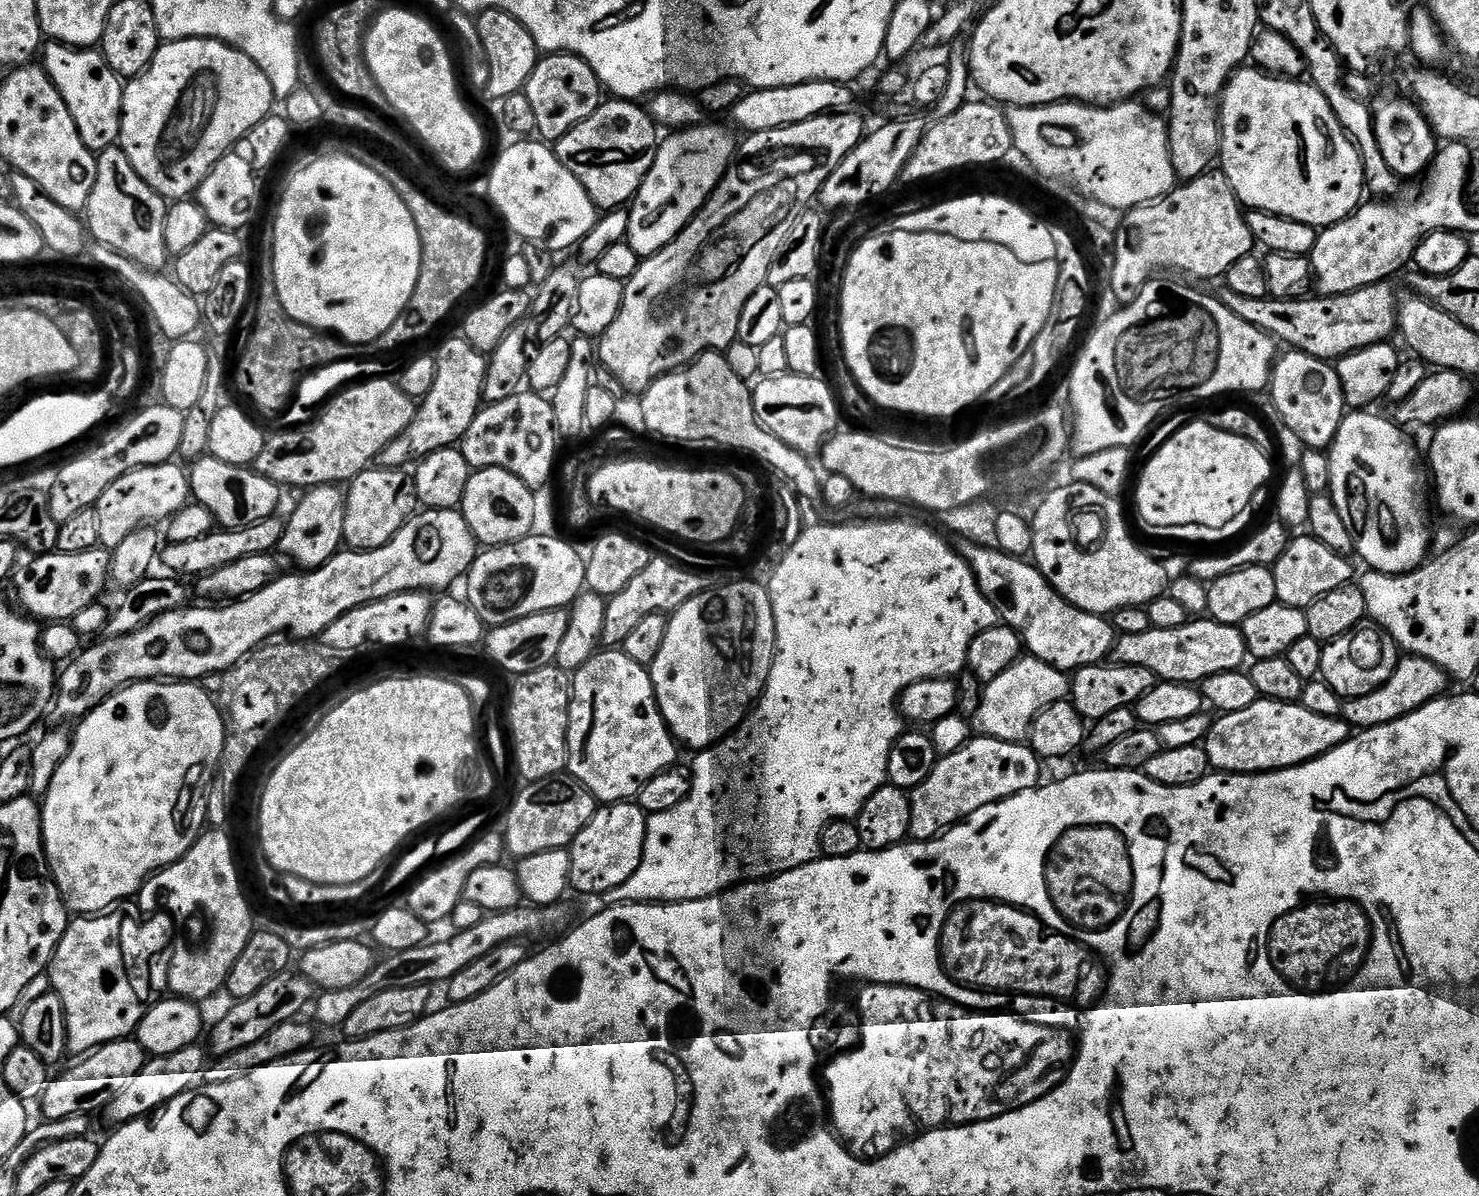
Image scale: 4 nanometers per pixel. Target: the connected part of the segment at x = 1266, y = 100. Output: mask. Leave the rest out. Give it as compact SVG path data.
M1256 66L1239 68L1220 94L1218 168L1245 209L1257 208L1294 222L1306 222L1306 226L1317 230L1345 220L1360 207L1366 196L1360 151L1338 122L1328 99L1310 82L1281 78Z

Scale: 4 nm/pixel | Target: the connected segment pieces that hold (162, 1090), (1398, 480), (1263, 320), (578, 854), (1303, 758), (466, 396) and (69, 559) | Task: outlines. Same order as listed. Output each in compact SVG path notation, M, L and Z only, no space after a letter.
M194 1043L178 1050L178 1054L151 1057L145 1063L144 1068L138 1074L134 1074L134 1079L124 1087L122 1094L107 1101L106 1112L108 1108L108 1120L112 1126L129 1124L132 1120L147 1118L163 1108L165 1104L169 1104L174 1098L178 1098L178 1094L197 1087L206 1067L204 1052L200 1047L199 1043Z
M1352 410L1347 413L1338 426L1338 434L1334 438L1331 448L1327 449L1328 461L1330 462L1330 495L1334 506L1338 506L1338 514L1342 514L1342 522L1346 522L1346 530L1354 538L1356 547L1355 555L1361 556L1368 563L1367 567L1373 572L1385 572L1391 576L1401 576L1404 572L1412 572L1425 563L1429 555L1430 538L1428 538L1428 516L1420 505L1420 472L1416 469L1416 448L1408 441L1408 436L1403 427L1397 424L1395 419L1384 416L1375 416L1372 410Z
M1391 283L1371 284L1341 296L1309 295L1302 300L1274 300L1271 298L1242 298L1225 287L1218 299L1238 314L1242 322L1258 326L1281 345L1305 352L1319 360L1335 362L1354 350L1383 344L1398 328L1398 296L1392 293Z
M621 802L597 807L596 813L590 818L590 822L586 822L586 826L572 839L570 845L572 888L575 891L580 891L584 896L600 898L603 897L604 893L622 886L622 882L626 882L626 878L630 878L642 862L642 854L646 846L648 817L649 813L643 812L639 803L636 802Z
M1263 698L1256 700L1254 706L1250 706L1246 710L1238 710L1234 714L1223 714L1220 720L1213 719L1211 721L1208 734L1202 741L1202 746L1208 755L1208 763L1217 772L1243 772L1245 774L1255 774L1258 772L1277 772L1283 768L1297 768L1299 764L1305 764L1311 760L1317 760L1319 756L1324 756L1330 750L1334 750L1338 746L1342 746L1350 738L1350 726L1340 716L1323 716L1322 714L1310 714L1310 710L1306 710L1299 702L1287 704L1286 702L1278 702L1277 700L1265 700Z
M460 334L450 337L440 349L435 349L434 355L434 386L422 398L414 422L410 422L407 430L397 440L390 442L386 450L382 450L378 461L379 467L407 469L413 462L425 456L443 448L459 445L466 430L470 430L470 422L474 422L474 418L480 413L484 398L484 382L488 379L489 357L479 352Z
M101 547L91 548L82 554L53 550L33 555L31 559L29 564L21 563L15 569L14 581L16 596L21 604L19 607L37 621L70 622L82 610L86 610L86 606L97 603L104 587L109 587L112 558Z

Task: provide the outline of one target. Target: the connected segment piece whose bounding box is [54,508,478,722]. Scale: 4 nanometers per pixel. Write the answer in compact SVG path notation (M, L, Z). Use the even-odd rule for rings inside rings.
M429 508L427 510L417 511L416 515L411 520L406 522L406 526L402 526L402 530L398 530L398 534L394 534L394 538L390 538L390 542L386 542L386 546L375 548L369 552L358 552L355 550L341 550L325 562L321 568L315 570L300 570L297 571L297 576L288 576L282 574L274 582L270 582L270 586L266 586L262 590L258 590L254 594L245 596L243 598L233 599L225 608L192 608L193 606L185 606L162 614L158 618L154 618L146 626L142 626L136 632L130 634L122 634L121 636L110 636L107 638L97 639L95 642L83 649L79 654L72 657L63 665L62 671L58 676L58 683L56 685L56 694L54 697L54 712L57 712L64 720L72 720L71 722L79 721L81 718L88 715L88 713L95 710L98 705L104 701L107 696L112 696L115 692L120 691L122 688L128 687L130 684L135 684L137 680L159 680L167 678L172 682L198 682L204 676L214 676L217 674L227 673L229 668L233 668L245 656L251 656L261 644L271 641L273 638L280 638L287 634L289 637L305 642L311 641L313 638L323 637L324 632L334 622L338 622L338 618L342 618L342 614L346 614L350 610L354 610L363 604L369 604L375 600L384 600L387 596L396 596L400 592L418 592L421 590L433 590L432 588L444 588L440 590L448 590L456 579L467 577L468 569L476 560L478 555L478 541L474 533L470 530L470 526L466 522L463 511L453 510L450 508Z

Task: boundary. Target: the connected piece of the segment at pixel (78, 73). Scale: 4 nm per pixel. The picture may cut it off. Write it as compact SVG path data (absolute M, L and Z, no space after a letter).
M48 42L43 45L43 56L42 67L54 82L58 94L62 94L62 102L66 102L74 118L74 126L78 126L82 142L86 142L88 149L97 154L117 147L122 126L124 84L121 77L110 70L104 53L91 48L72 48L69 44Z

